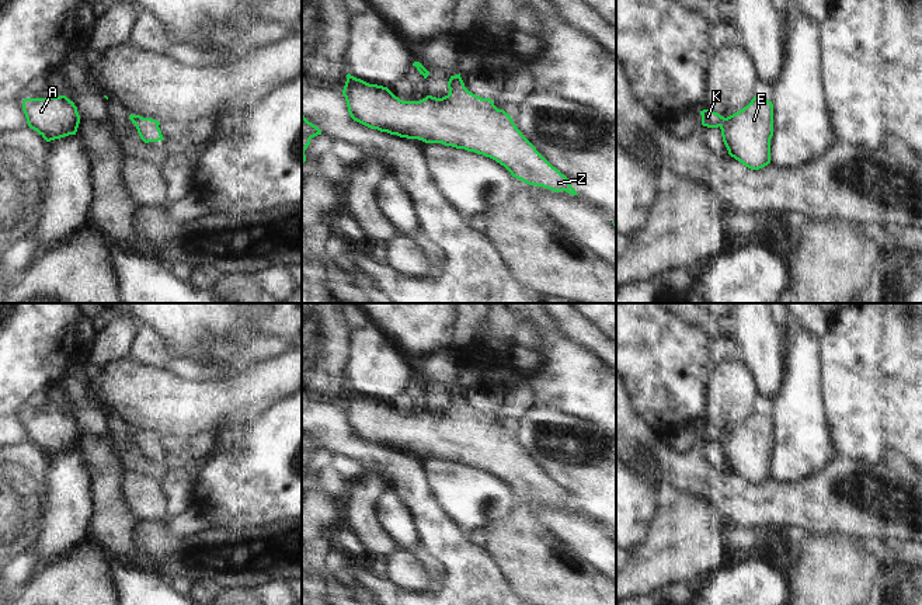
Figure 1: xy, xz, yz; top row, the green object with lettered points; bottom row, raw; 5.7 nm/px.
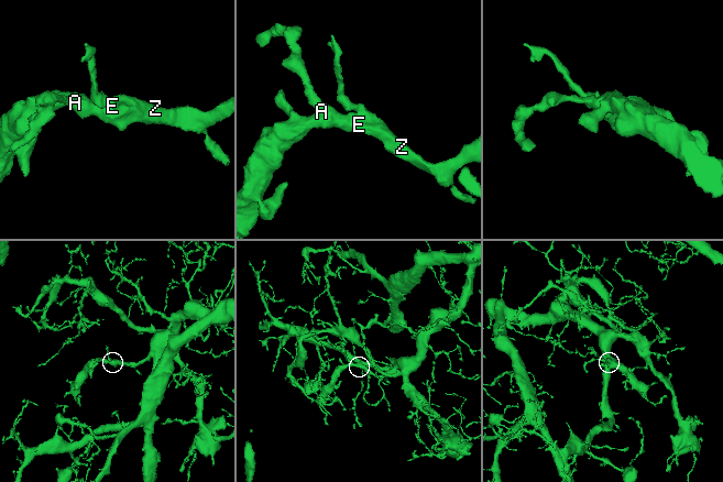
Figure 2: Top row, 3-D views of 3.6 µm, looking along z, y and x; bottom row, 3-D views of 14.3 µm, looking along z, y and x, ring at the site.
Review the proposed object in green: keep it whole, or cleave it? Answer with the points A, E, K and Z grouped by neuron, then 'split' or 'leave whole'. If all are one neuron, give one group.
A E K Z | leave whole

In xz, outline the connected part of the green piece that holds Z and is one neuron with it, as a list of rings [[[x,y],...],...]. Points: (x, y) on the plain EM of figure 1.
[[[460,387],[450,390],[449,408],[436,413],[427,410],[420,415],[403,415],[387,401],[369,399],[347,389],[342,404],[351,432],[370,444],[387,446],[407,453],[418,453],[425,458],[442,458],[456,463],[465,463],[490,472],[504,480],[512,491],[536,501],[554,507],[566,505],[578,510],[570,494],[553,481],[536,462],[522,449],[511,430],[498,424],[491,413],[481,413],[470,407]]]

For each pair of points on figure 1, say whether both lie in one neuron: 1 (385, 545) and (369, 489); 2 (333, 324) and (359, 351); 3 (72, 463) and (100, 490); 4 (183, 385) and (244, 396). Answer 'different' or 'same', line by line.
1: same
2: different
3: different
4: same

